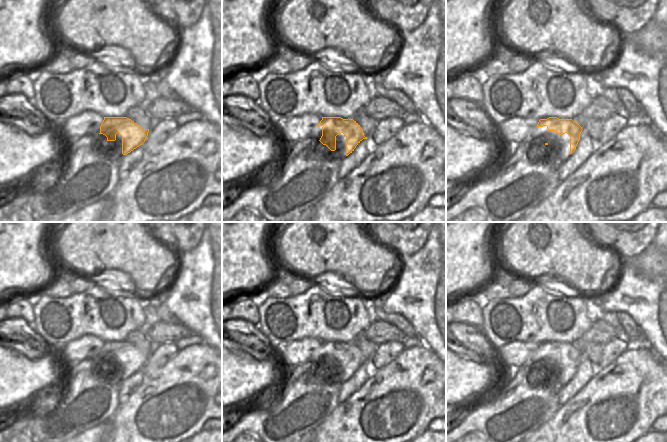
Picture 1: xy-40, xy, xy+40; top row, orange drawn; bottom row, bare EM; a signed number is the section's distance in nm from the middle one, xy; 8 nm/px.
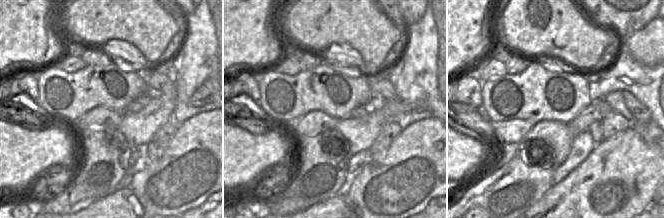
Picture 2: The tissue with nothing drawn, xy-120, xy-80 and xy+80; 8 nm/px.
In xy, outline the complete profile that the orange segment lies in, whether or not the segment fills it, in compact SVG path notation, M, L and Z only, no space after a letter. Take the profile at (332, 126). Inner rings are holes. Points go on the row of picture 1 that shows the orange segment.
M322 117L308 137L328 147L333 159L345 159L363 139L367 139L356 121L341 117Z

